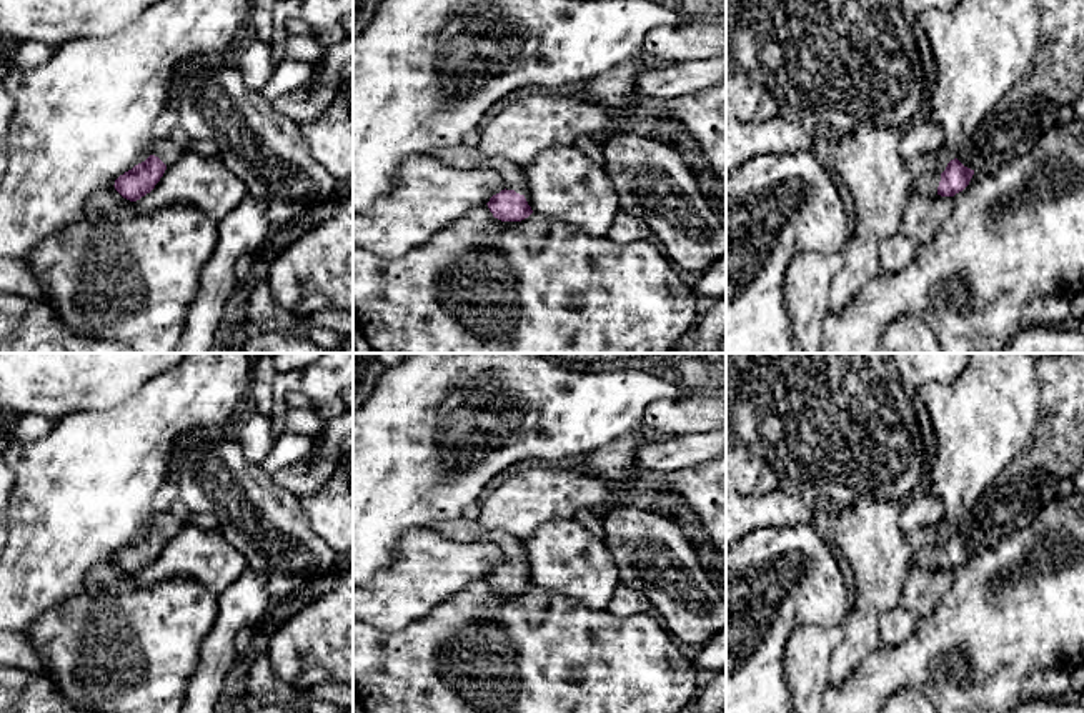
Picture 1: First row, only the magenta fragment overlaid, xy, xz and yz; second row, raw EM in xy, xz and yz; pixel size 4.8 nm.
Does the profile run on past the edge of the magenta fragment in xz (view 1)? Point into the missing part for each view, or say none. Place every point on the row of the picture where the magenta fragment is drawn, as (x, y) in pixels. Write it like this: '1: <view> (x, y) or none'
1: xz (462, 157)

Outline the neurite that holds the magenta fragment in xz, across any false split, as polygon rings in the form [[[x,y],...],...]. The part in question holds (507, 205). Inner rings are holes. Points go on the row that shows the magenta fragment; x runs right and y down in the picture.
[[[465,143],[436,150],[431,157],[458,170],[480,168],[498,172],[505,188],[486,203],[495,218],[501,222],[521,222],[533,213],[525,198],[528,193],[525,172],[505,157],[486,157],[478,147],[468,147]]]

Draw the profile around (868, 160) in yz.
[[[861,125],[836,137],[836,170],[856,205],[856,228],[841,252],[843,268],[829,290],[829,312],[839,313],[856,293],[879,277],[881,242],[901,232],[912,177],[899,155],[899,127]]]

